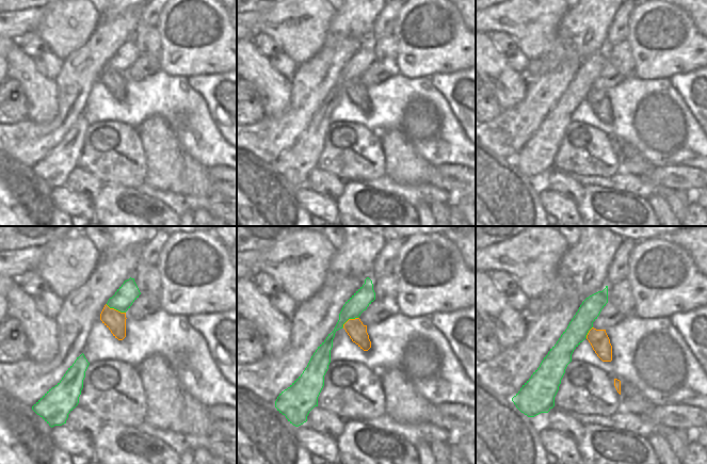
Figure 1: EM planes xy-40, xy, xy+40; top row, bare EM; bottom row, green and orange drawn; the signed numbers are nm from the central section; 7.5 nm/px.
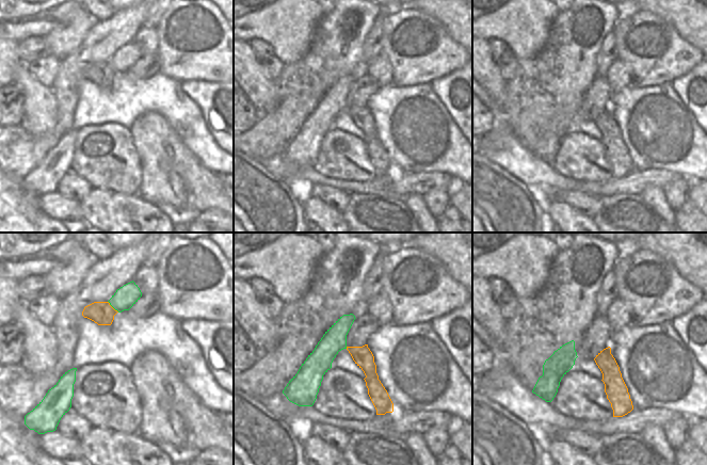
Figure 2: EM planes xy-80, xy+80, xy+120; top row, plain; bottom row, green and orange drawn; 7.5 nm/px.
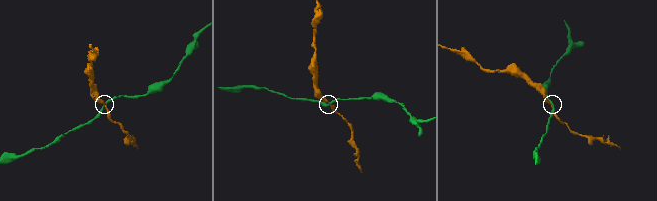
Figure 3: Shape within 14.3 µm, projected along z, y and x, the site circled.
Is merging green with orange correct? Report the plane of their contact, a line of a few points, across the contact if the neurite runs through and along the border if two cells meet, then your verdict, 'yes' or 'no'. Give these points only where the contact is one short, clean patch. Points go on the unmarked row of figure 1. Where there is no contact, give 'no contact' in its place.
meets green in xy-40; line xy-40 (106, 65), (125, 74); no

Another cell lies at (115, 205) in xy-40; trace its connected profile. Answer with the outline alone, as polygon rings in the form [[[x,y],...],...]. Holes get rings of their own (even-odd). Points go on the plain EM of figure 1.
[[[103,183],[92,203],[94,221],[101,226],[179,226],[179,215],[166,204],[123,185]]]

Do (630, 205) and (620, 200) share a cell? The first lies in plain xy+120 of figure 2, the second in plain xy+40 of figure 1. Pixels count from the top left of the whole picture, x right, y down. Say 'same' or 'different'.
same

